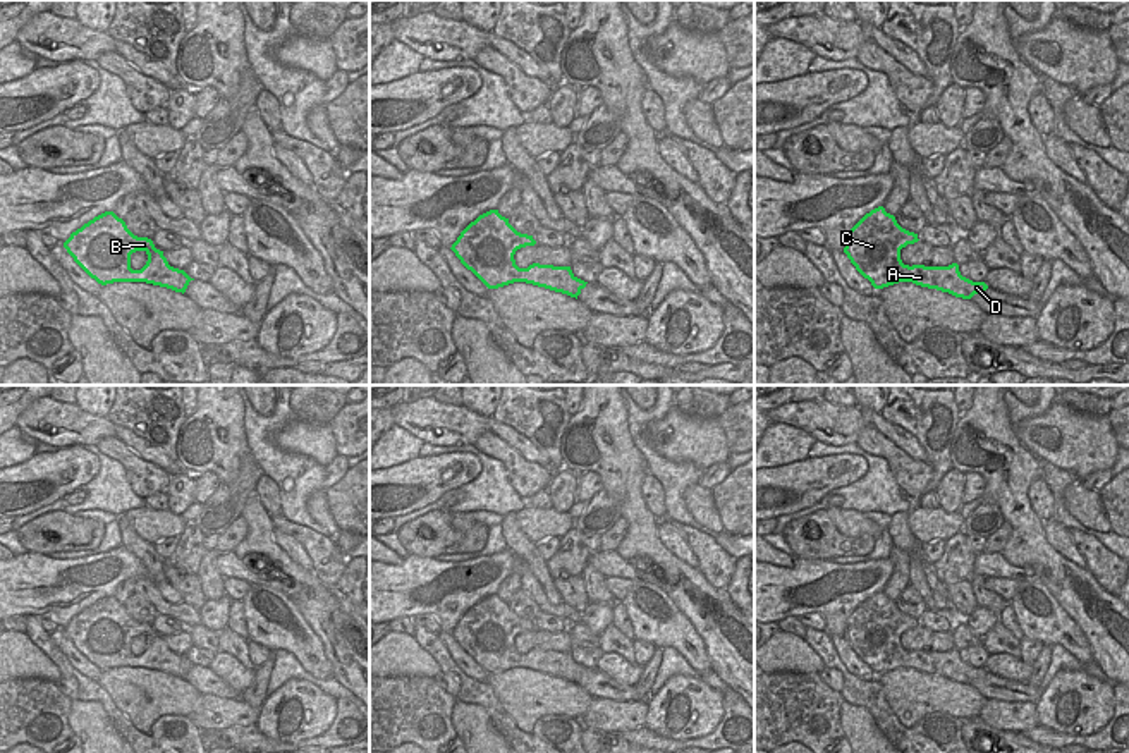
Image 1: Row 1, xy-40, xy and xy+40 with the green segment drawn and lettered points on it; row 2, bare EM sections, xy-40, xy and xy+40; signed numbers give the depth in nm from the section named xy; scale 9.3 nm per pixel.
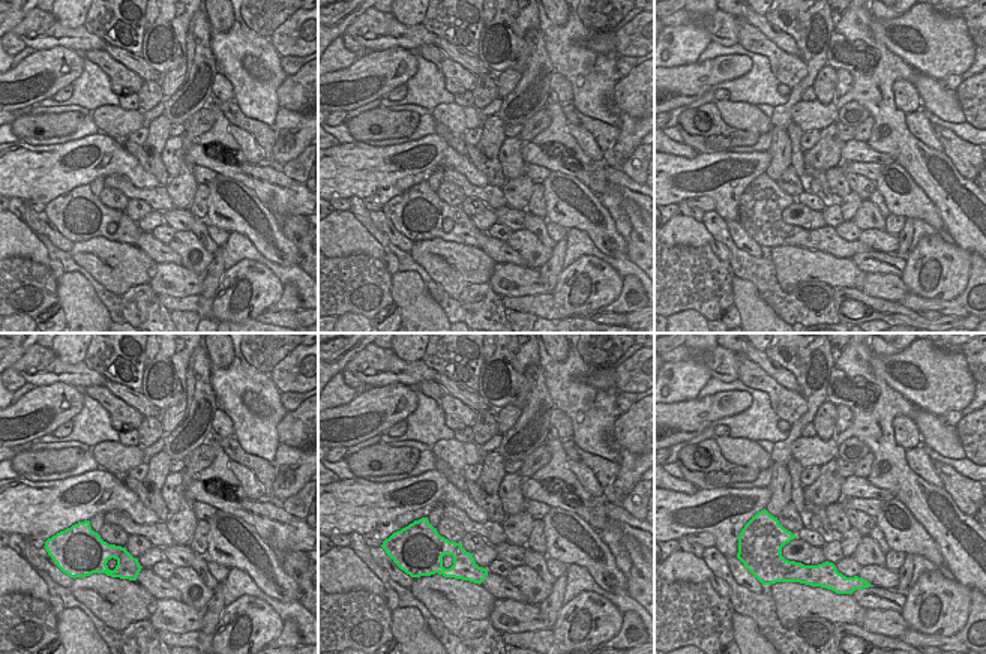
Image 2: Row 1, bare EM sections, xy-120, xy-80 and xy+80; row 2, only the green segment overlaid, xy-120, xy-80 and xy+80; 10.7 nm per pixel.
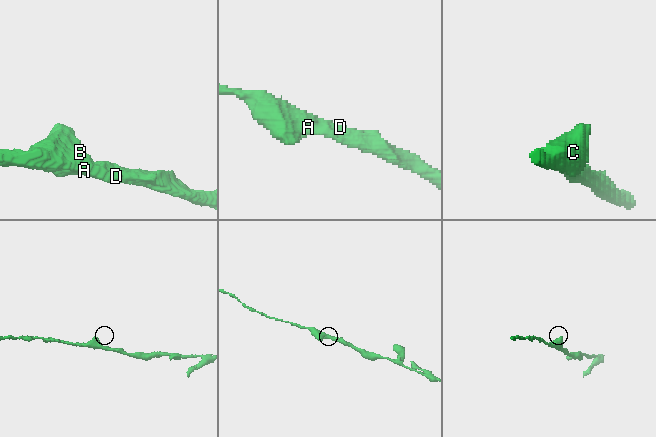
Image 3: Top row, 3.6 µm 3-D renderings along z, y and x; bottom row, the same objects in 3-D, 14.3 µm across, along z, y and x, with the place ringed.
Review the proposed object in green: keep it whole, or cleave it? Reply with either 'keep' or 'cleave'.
cleave

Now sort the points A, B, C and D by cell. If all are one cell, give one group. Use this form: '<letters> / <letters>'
A B C / D

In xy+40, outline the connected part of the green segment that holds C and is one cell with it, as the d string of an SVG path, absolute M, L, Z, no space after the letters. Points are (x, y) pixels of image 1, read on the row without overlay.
M878 591L849 615L844 638L875 674L912 667L969 684L969 664L961 660L957 648L949 652L902 648L900 634L918 626L918 619L902 614L894 600Z

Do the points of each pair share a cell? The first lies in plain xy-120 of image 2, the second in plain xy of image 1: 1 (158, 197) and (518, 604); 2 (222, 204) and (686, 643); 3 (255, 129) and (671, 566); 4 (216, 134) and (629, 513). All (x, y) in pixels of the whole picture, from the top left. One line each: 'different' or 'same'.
1: different
2: same
3: different
4: same

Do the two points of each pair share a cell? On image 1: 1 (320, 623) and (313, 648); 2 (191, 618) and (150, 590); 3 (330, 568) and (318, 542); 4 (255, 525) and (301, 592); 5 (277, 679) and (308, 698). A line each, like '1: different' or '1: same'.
1: different
2: same
3: same
4: same
5: different

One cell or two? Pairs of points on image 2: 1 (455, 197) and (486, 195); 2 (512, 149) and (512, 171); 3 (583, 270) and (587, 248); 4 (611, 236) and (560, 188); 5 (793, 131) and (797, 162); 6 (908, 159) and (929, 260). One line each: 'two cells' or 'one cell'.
1: two cells
2: one cell
3: two cells
4: one cell
5: one cell
6: two cells

